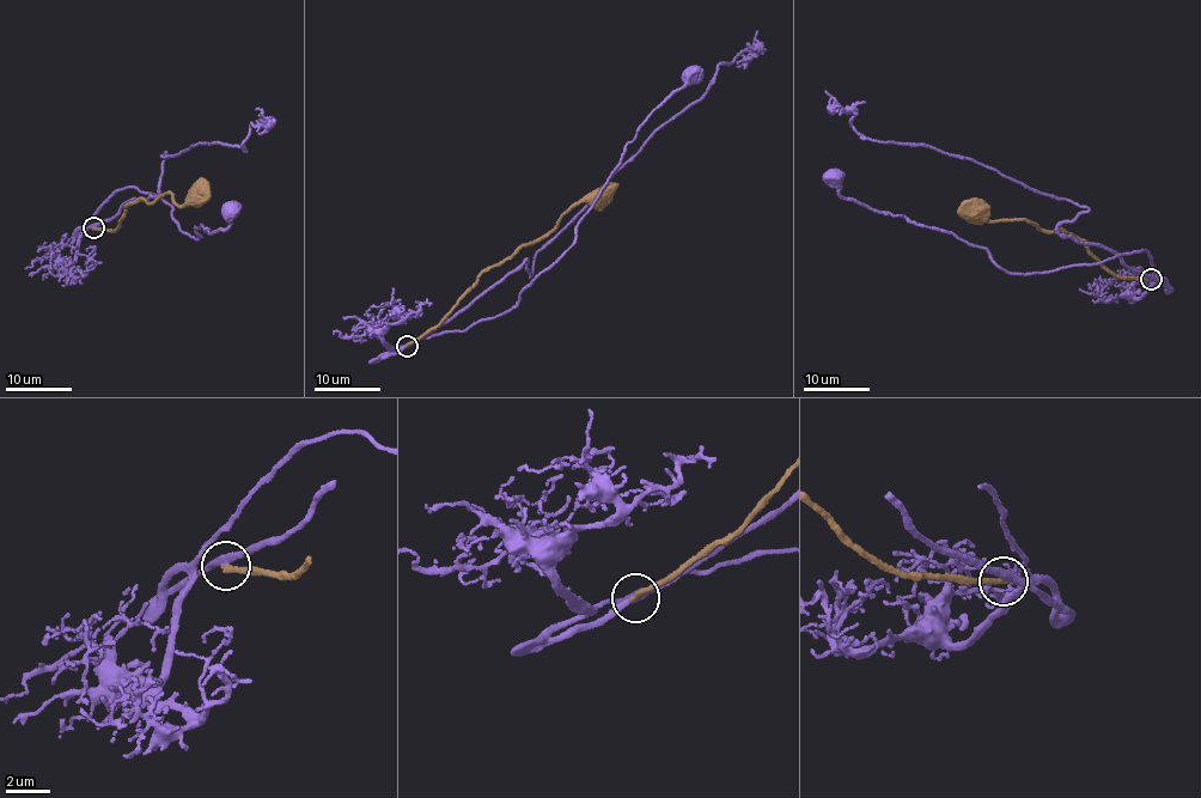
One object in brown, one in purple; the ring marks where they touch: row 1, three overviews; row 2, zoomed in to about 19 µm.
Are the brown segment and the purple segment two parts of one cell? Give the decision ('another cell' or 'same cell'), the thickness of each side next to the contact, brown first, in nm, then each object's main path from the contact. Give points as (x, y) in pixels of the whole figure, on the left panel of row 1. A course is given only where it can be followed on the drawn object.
another cell; calibres 280 and 300 nm; course brown (93, 229), (114, 230), (126, 207), (139, 201), (153, 202), (169, 193), (178, 206), (193, 190), (200, 192); course purple (93, 226), (158, 194), (166, 152), (160, 157), (218, 141), (243, 150), (260, 115)

